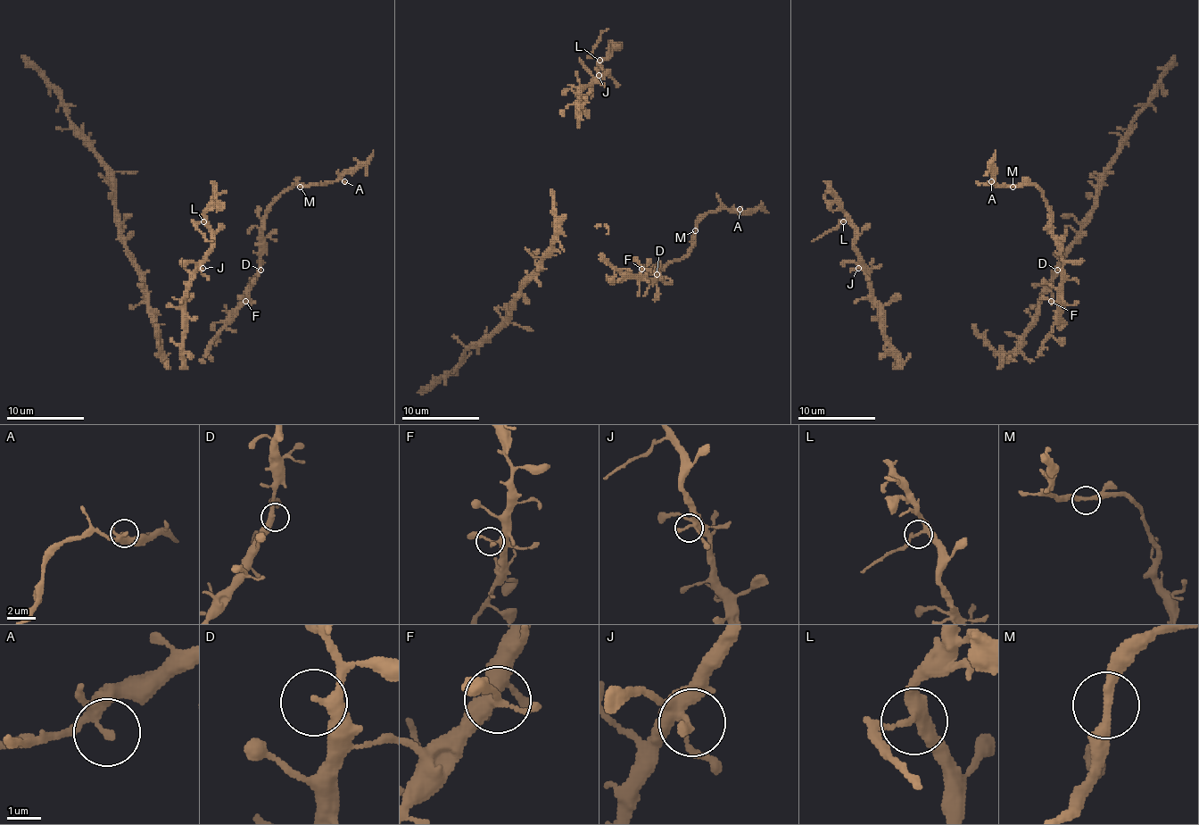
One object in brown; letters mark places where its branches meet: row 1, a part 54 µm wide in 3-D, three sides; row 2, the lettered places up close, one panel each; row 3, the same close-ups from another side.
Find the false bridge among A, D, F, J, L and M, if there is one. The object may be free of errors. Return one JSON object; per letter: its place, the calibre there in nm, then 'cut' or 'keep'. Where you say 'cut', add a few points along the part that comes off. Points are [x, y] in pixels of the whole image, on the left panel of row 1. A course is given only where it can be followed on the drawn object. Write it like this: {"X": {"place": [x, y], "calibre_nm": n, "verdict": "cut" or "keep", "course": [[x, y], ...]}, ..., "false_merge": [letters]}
{"A": {"place": [344, 181], "calibre_nm": 220, "verdict": "keep"}, "D": {"place": [260, 270], "calibre_nm": 280, "verdict": "keep"}, "F": {"place": [245, 301], "calibre_nm": 200, "verdict": "keep"}, "J": {"place": [202, 268], "calibre_nm": 240, "verdict": "keep"}, "L": {"place": [203, 221], "calibre_nm": 240, "verdict": "cut", "course": [[202, 221], [197, 228], [212, 241]]}, "M": {"place": [300, 187], "calibre_nm": 280, "verdict": "keep"}, "false_merge": ["L"]}

